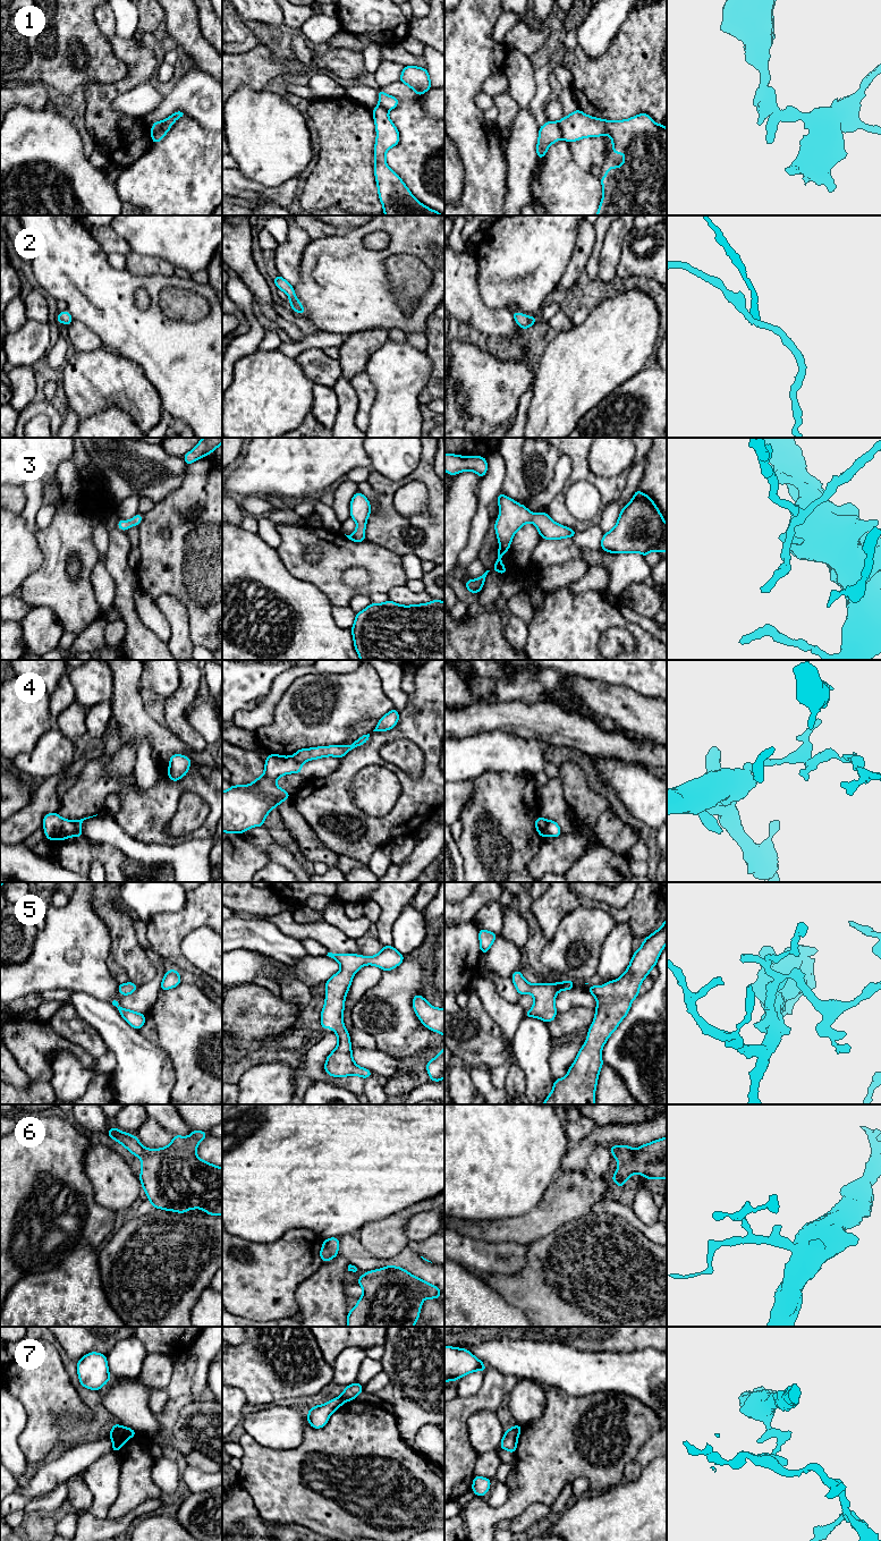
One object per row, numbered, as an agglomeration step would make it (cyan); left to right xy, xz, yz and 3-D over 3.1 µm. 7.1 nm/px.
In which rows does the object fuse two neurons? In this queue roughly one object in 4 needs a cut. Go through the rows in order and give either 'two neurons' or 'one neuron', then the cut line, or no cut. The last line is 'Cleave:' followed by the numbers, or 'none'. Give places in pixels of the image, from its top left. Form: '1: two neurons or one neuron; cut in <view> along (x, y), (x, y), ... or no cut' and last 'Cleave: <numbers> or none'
1: two neurons; cut in yz along (558, 121), (562, 137)
2: one neuron; no cut
3: one neuron; no cut
4: two neurons; cut in yz along (545, 821), (545, 831), (549, 835)
5: one neuron; no cut
6: one neuron; no cut
7: two neurons; cut in xy along (121, 1427), (110, 1437)
Cleave: 1, 4, 7

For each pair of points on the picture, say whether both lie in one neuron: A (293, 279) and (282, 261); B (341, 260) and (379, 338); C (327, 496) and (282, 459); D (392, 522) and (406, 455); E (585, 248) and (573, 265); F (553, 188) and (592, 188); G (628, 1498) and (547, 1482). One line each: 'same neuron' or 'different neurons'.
A: same neuron
B: different neurons
C: different neurons
D: different neurons
E: same neuron
F: same neuron
G: different neurons

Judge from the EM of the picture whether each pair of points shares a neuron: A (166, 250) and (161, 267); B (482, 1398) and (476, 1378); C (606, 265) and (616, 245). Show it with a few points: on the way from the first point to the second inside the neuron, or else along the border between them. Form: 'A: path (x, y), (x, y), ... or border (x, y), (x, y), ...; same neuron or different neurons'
A: border (137, 252), (159, 256), (175, 267); different neurons
B: border (484, 1372), (482, 1385), (475, 1393), (456, 1397); different neurons
C: path (608, 261), (611, 250); same neuron

